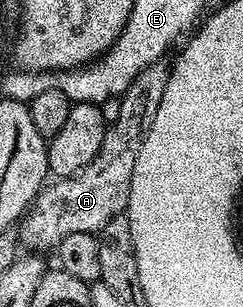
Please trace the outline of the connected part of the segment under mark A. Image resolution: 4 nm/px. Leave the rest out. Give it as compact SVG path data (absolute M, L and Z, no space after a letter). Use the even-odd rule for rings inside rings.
M159 61L148 69L144 69L132 81L126 92L117 100L118 116L109 120L104 133L104 145L100 145L100 153L80 169L80 173L69 175L66 179L58 179L49 185L43 186L37 199L30 204L24 218L20 223L20 243L23 248L33 249L38 253L46 253L46 250L56 249L64 237L71 233L95 233L101 231L112 217L123 214L128 205L128 197L132 189L132 169L136 169L136 157L140 157L140 145L144 145L148 129L152 125L152 117L156 117L156 109L160 109L160 97L164 97L164 89L168 85L170 72L167 64Z

